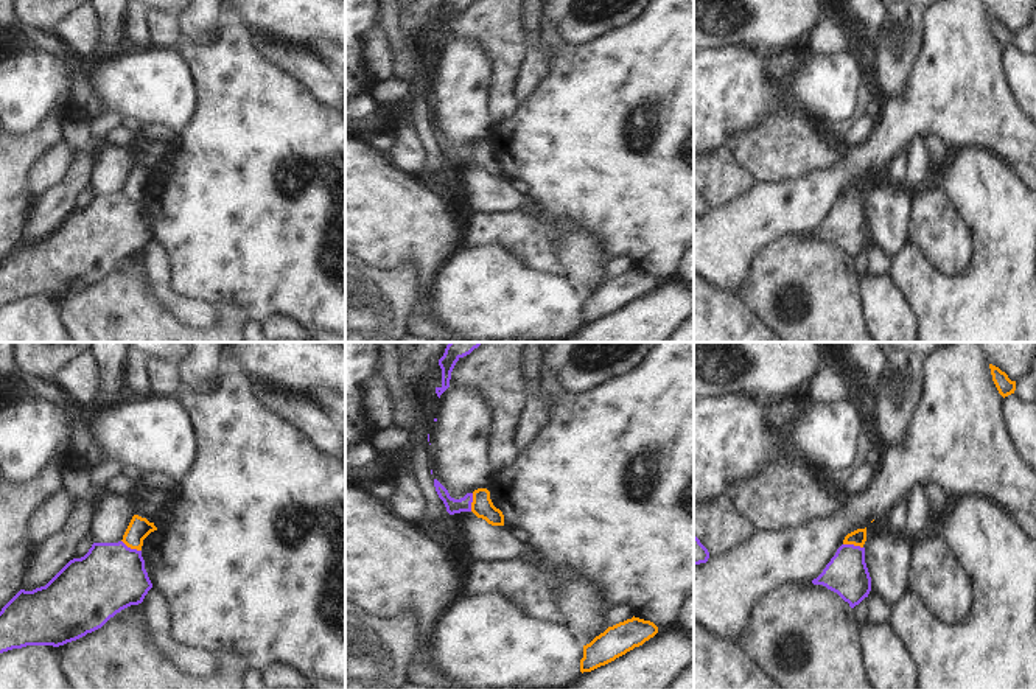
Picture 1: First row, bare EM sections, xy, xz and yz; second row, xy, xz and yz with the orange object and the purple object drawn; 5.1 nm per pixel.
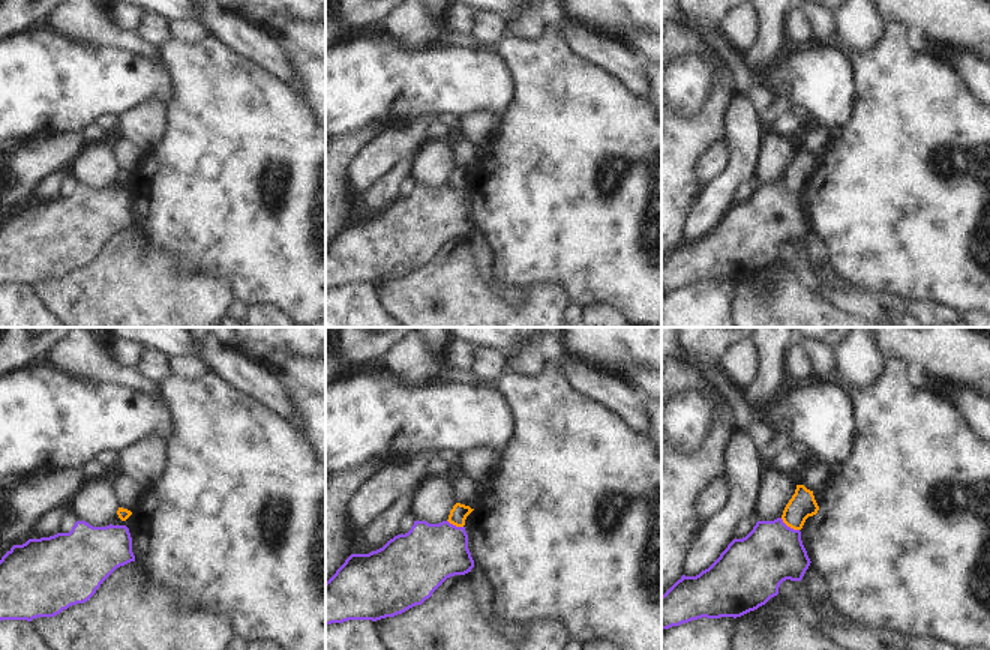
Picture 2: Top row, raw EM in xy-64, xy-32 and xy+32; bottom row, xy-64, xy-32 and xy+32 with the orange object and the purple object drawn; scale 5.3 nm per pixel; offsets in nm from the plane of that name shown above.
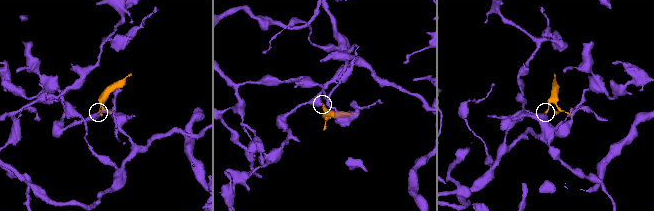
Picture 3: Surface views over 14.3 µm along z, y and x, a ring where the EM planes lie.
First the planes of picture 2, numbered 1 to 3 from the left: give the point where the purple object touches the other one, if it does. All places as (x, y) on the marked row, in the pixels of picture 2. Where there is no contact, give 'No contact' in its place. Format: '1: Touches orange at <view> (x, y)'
1: No contact
2: Touches orange at xy-32 (455, 524)
3: Touches orange at xy+32 (789, 526)

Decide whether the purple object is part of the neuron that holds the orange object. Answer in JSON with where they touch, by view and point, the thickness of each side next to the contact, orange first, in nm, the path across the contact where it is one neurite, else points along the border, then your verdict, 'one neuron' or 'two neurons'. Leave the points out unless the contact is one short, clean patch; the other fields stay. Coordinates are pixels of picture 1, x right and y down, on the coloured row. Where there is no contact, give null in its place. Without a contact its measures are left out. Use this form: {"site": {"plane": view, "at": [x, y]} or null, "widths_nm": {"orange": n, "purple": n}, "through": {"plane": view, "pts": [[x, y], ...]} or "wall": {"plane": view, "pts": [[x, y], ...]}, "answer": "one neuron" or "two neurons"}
{"site": {"plane": "xy", "at": [131, 548]}, "widths_nm": {"orange": 120, "purple": 360}, "wall": {"plane": "xy", "pts": [[122, 540], [140, 551]]}, "answer": "two neurons"}

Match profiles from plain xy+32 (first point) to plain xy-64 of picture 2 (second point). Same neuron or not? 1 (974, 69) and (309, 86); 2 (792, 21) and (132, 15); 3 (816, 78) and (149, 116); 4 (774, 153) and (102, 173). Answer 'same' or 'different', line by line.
1: different
2: same
3: different
4: same

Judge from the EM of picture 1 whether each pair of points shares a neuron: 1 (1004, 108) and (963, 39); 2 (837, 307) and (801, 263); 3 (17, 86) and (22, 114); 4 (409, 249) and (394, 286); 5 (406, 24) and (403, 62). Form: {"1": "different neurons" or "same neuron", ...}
{"1": "same neuron", "2": "same neuron", "3": "same neuron", "4": "different neurons", "5": "different neurons"}

